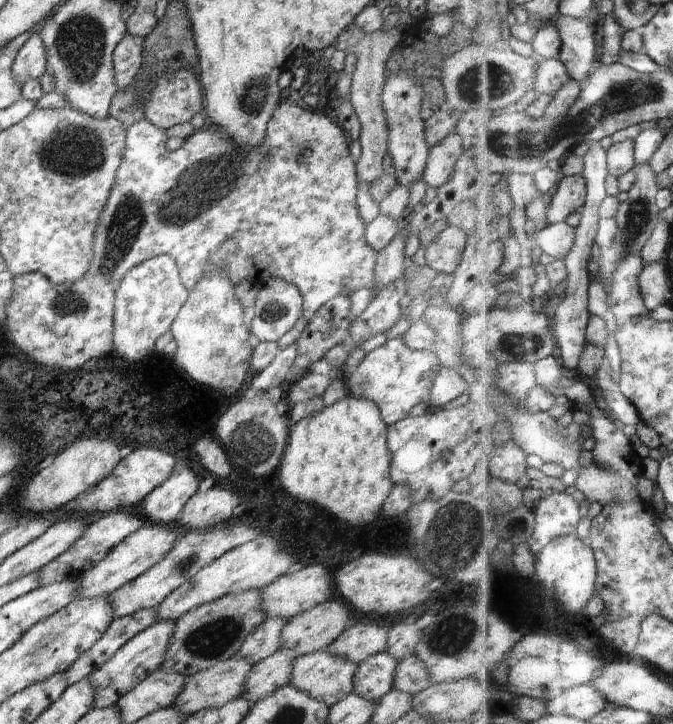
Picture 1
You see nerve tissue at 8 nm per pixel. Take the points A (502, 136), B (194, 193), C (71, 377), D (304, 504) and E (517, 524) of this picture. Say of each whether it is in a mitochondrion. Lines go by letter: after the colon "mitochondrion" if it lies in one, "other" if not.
A: mitochondrion
B: mitochondrion
C: other
D: other
E: other

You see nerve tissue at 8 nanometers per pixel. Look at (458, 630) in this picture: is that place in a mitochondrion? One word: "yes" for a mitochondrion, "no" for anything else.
yes

